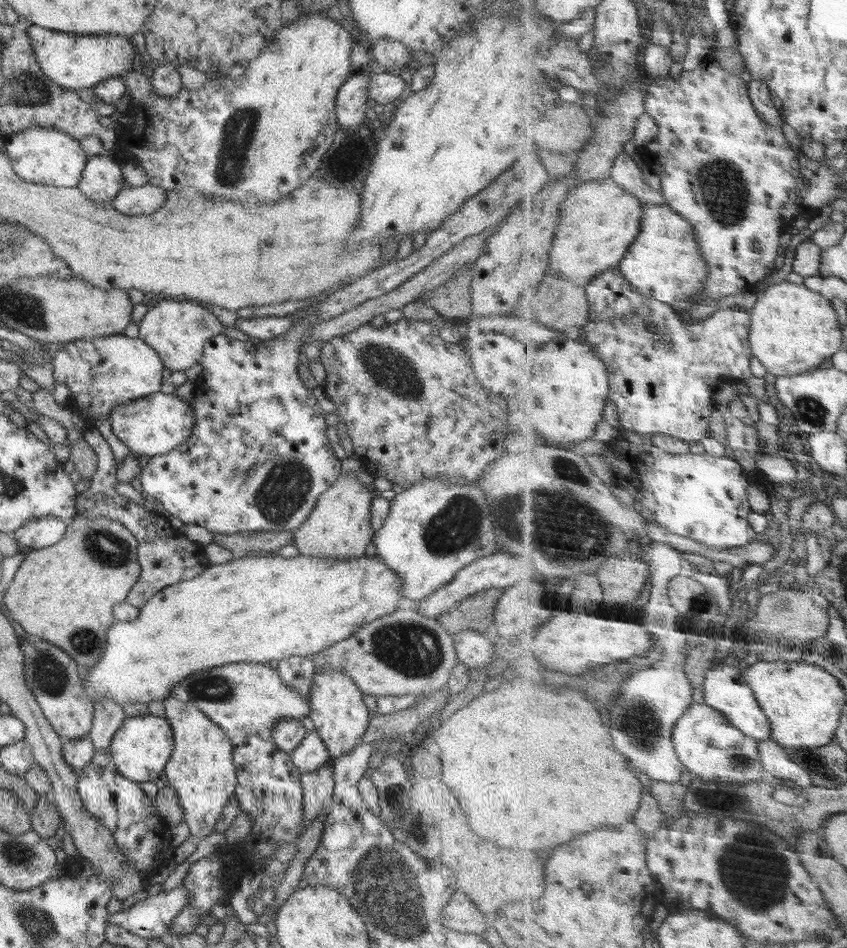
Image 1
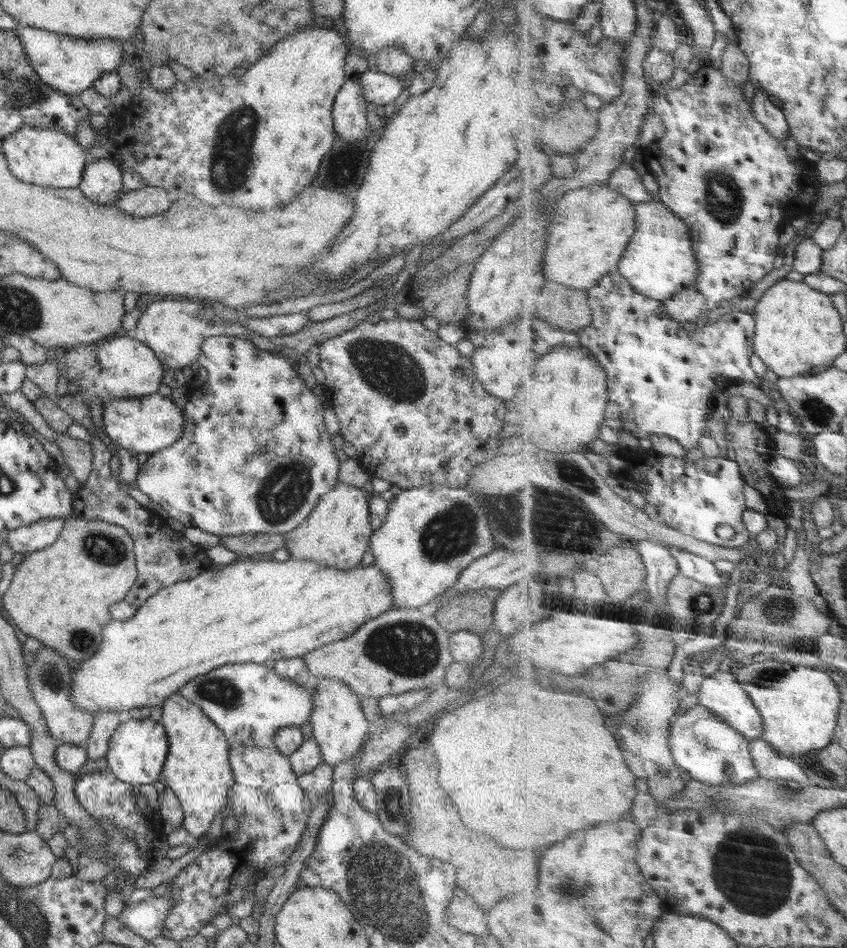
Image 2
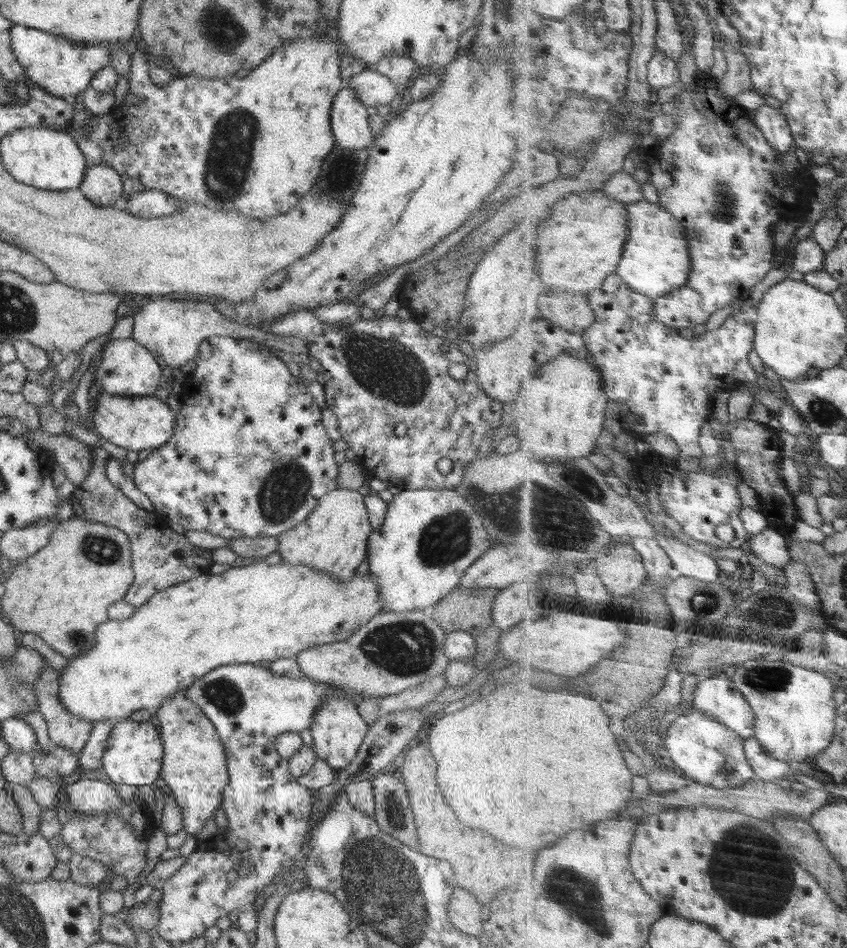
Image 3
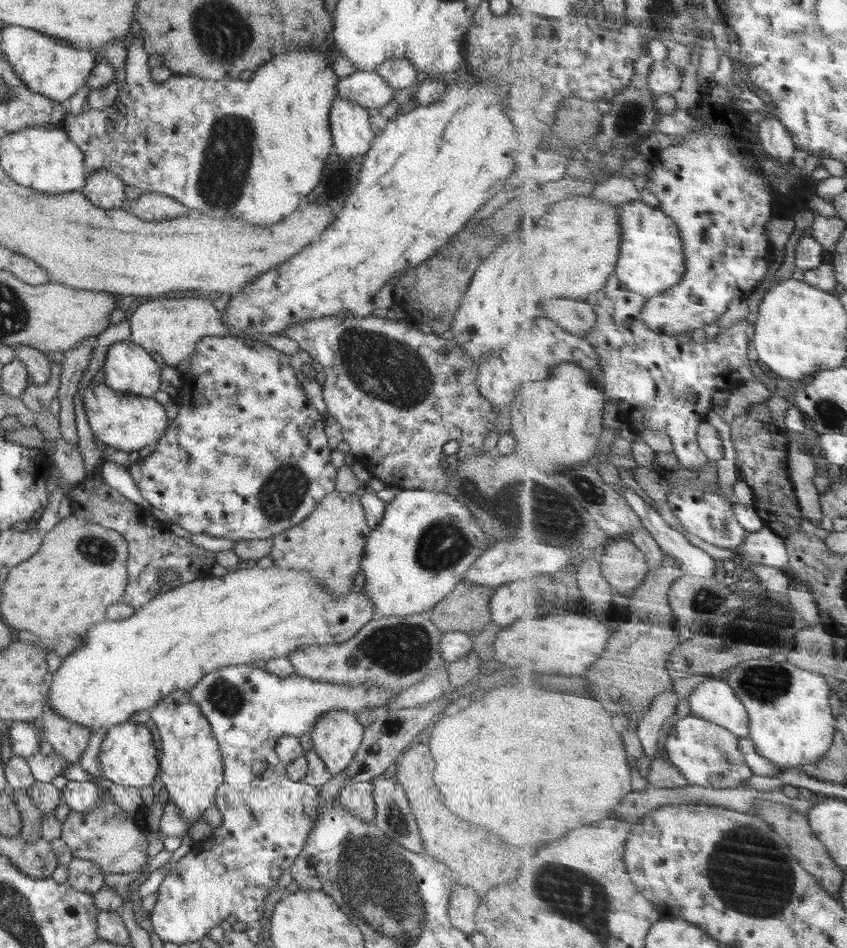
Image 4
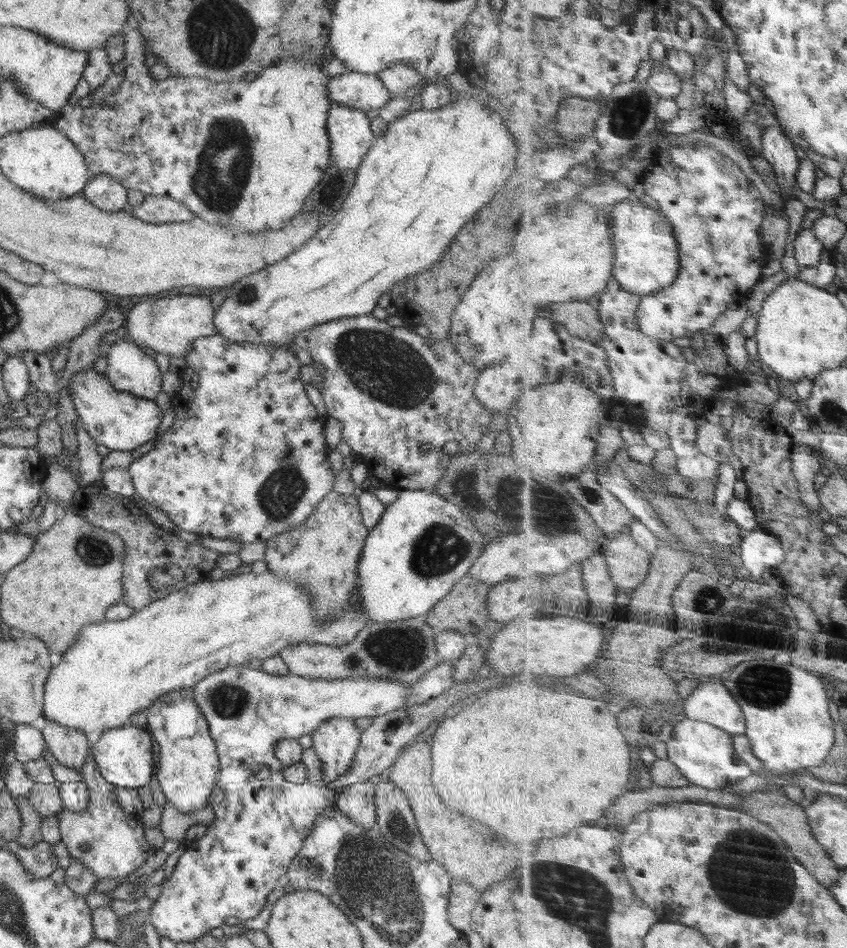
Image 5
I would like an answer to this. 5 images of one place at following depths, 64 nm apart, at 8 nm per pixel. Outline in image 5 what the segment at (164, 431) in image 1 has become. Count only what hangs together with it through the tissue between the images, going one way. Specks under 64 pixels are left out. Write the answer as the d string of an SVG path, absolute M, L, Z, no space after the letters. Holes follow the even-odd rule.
M93 367L76 372L71 384L71 395L79 422L98 445L103 444L111 451L131 452L148 440L158 437L164 413L158 403L116 390L105 374L96 372Z

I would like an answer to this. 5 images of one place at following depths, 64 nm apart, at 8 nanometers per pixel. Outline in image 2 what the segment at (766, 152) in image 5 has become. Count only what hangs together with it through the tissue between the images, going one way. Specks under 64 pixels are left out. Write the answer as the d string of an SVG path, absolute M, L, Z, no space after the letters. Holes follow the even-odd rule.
M764 88L756 90L753 108L758 117L778 139L782 139L782 144L786 144L786 138L790 135L791 126L786 113L770 100L770 93Z

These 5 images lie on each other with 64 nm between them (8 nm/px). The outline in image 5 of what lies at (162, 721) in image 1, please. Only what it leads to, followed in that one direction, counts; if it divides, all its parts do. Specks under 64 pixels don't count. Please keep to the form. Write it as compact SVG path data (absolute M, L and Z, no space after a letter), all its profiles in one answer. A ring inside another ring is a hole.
M127 724L112 728L96 742L91 742L89 752L92 753L92 757L98 763L100 774L104 777L104 780L112 786L137 790L150 784L150 780L156 772L154 751L152 751L152 736L145 727Z

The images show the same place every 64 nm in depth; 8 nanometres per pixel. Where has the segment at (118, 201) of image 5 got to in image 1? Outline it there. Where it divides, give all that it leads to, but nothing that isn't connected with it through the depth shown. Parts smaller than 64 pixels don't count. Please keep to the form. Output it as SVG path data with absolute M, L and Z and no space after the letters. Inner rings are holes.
M102 154L88 157L77 188L96 204L109 205L125 186L121 164Z

